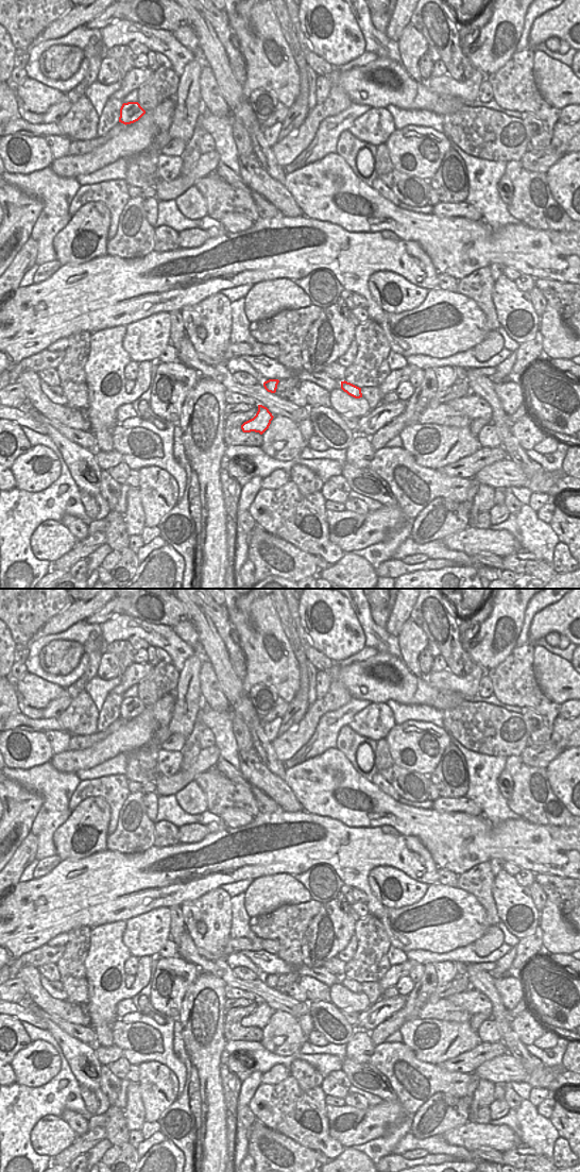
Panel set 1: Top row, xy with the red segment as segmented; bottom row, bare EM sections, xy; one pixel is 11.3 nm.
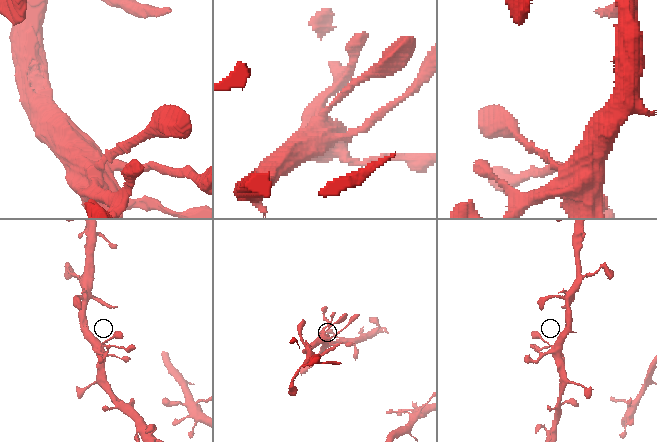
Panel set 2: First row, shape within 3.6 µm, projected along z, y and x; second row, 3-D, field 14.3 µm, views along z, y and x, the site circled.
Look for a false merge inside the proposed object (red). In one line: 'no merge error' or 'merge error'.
no merge error

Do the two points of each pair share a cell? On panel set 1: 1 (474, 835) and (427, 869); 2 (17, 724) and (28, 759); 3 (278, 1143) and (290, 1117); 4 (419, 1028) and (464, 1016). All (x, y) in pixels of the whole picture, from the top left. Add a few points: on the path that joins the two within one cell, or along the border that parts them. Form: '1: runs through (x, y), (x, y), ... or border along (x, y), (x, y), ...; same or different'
1: border along (421, 843), (439, 867); different
2: border along (11, 729), (41, 731), (44, 733); different
3: border along (260, 1122), (272, 1130), (287, 1135), (304, 1147); different
4: border along (422, 1018), (468, 1022); different

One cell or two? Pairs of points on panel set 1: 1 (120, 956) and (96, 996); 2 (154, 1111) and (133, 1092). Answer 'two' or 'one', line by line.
1: one
2: two

